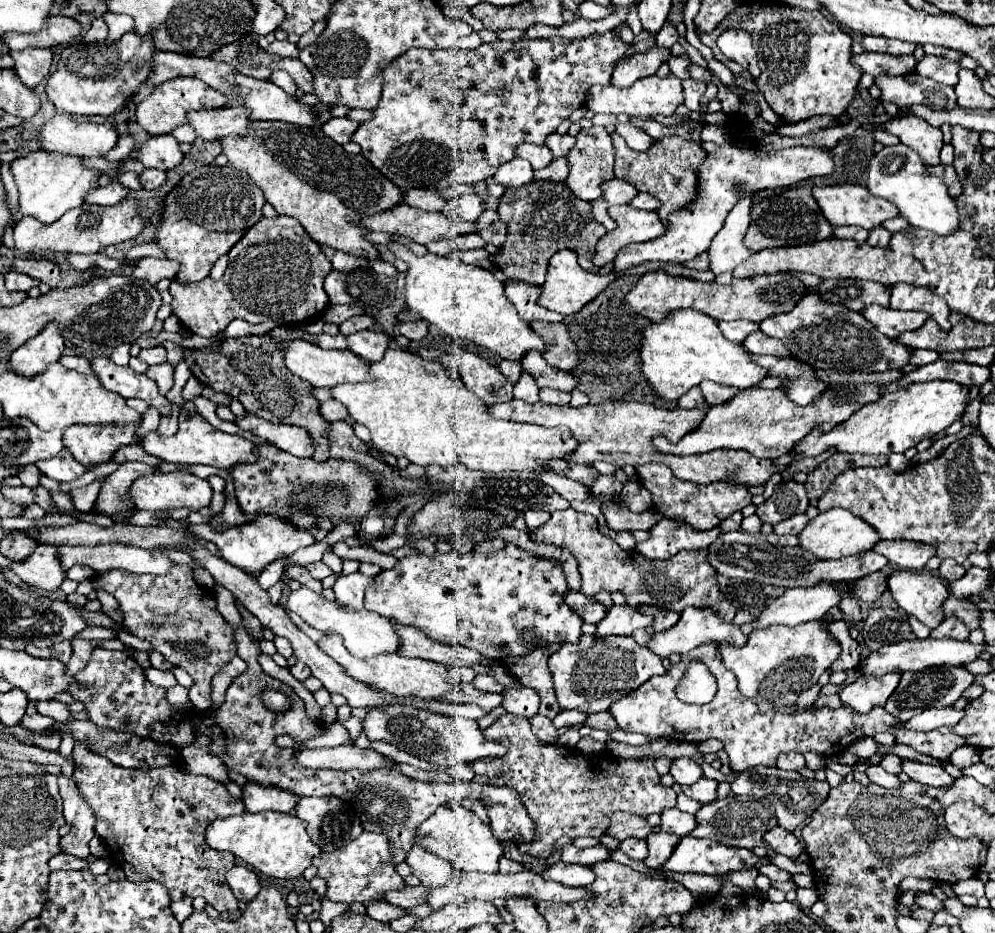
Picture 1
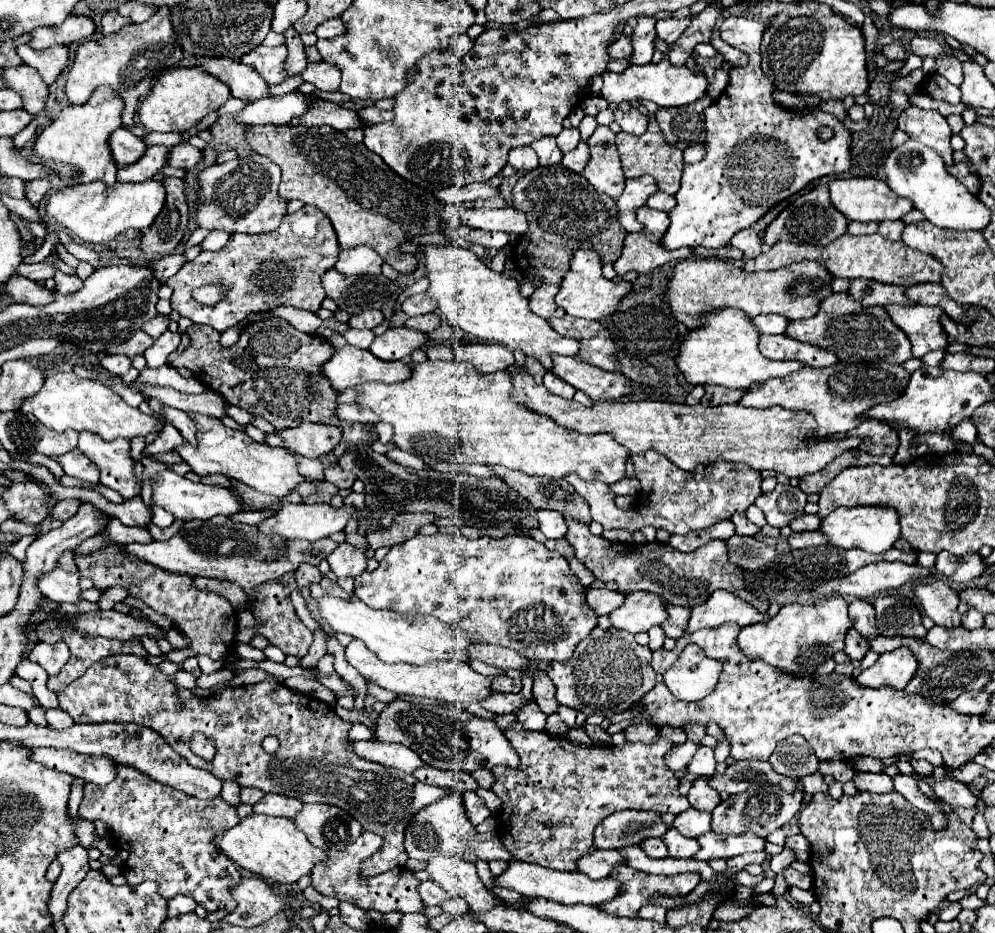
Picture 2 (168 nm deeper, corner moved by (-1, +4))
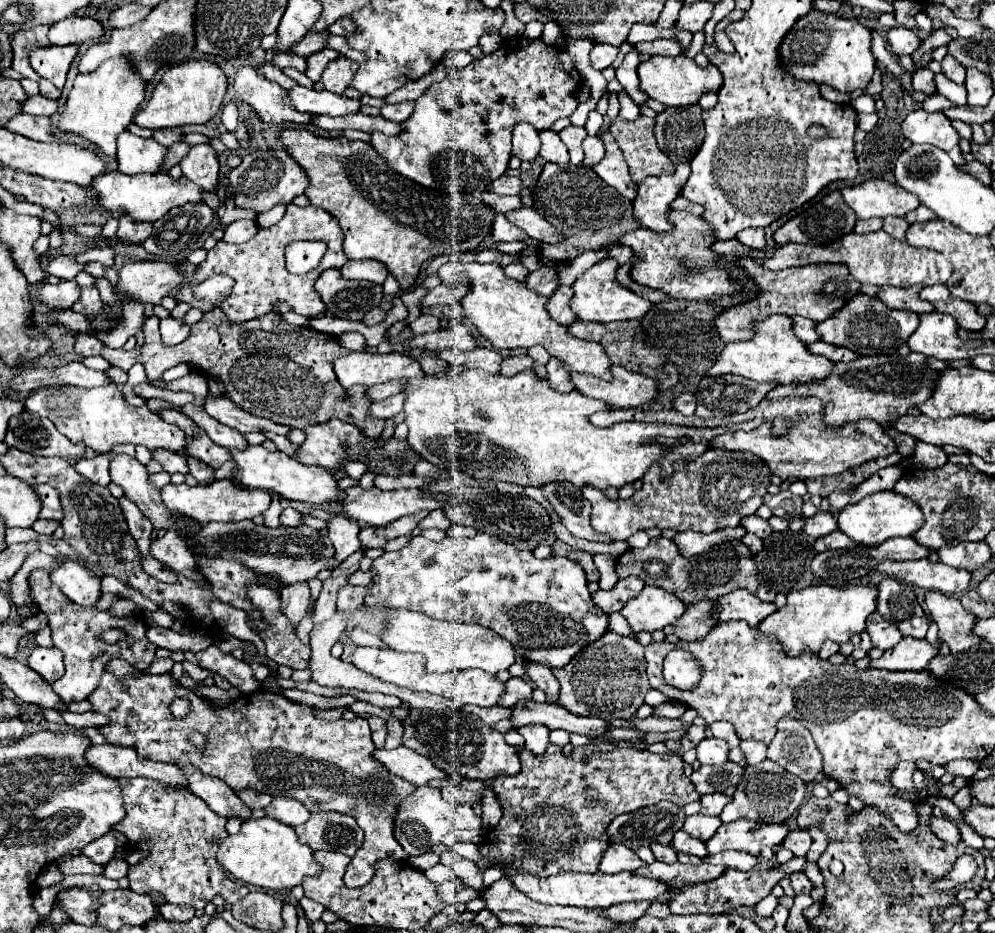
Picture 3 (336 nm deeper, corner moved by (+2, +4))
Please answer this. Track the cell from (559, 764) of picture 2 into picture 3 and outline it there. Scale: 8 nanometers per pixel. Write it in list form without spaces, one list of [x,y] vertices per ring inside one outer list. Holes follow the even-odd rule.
[[[609,742],[577,746],[571,754],[565,754],[557,744],[549,744],[543,756],[535,756],[527,748],[517,748],[517,752],[523,764],[521,772],[491,780],[491,786],[501,802],[503,816],[497,830],[487,832],[479,850],[483,856],[503,858],[521,872],[531,872],[541,878],[559,872],[595,872],[609,844],[605,830],[609,822],[623,812],[633,812],[663,800],[679,806],[699,800],[699,792],[695,792],[695,786],[683,774],[683,758],[673,752],[651,754],[647,750],[625,748]]]

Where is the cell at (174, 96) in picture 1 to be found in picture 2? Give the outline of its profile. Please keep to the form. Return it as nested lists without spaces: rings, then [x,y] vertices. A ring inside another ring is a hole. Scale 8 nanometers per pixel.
[[[172,68],[166,70],[150,90],[150,96],[140,106],[140,122],[150,132],[188,132],[210,112],[224,106],[230,90],[224,82],[204,72],[202,68]]]

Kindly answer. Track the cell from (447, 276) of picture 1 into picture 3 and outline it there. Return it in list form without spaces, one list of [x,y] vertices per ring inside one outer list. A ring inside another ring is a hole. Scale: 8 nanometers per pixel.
[[[448,262],[437,271],[441,282],[451,286],[455,280],[467,282],[469,292],[461,298],[459,306],[469,318],[469,322],[497,348],[531,348],[535,344],[543,346],[553,358],[563,360],[563,366],[567,372],[587,372],[603,380],[611,380],[609,372],[609,358],[603,352],[603,346],[589,340],[579,340],[567,332],[565,326],[557,324],[549,318],[545,310],[547,298],[537,296],[533,290],[529,290],[525,284],[517,280],[509,280],[499,265],[492,263],[481,264],[472,262],[463,264],[461,262]]]

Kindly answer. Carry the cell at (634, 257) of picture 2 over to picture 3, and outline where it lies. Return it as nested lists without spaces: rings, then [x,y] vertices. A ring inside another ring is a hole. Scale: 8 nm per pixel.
[[[677,210],[669,212],[667,218],[673,224],[671,232],[657,234],[647,228],[639,228],[625,234],[619,241],[629,246],[639,258],[631,268],[631,278],[637,284],[659,288],[669,296],[683,300],[709,300],[713,296],[731,296],[739,292],[739,288],[727,278],[727,272],[719,266],[719,256],[709,250],[709,246],[715,242],[709,224],[705,224],[699,216]]]

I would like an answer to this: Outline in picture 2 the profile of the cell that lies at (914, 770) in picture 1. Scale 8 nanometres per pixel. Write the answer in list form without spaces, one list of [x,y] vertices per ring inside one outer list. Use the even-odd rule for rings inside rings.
[[[932,776],[924,778],[936,792],[936,796],[940,800],[944,800],[946,804],[950,804],[952,808],[974,808],[976,806],[976,796],[968,790],[966,784],[962,782],[954,782],[954,780],[942,780],[942,782],[932,782]]]

